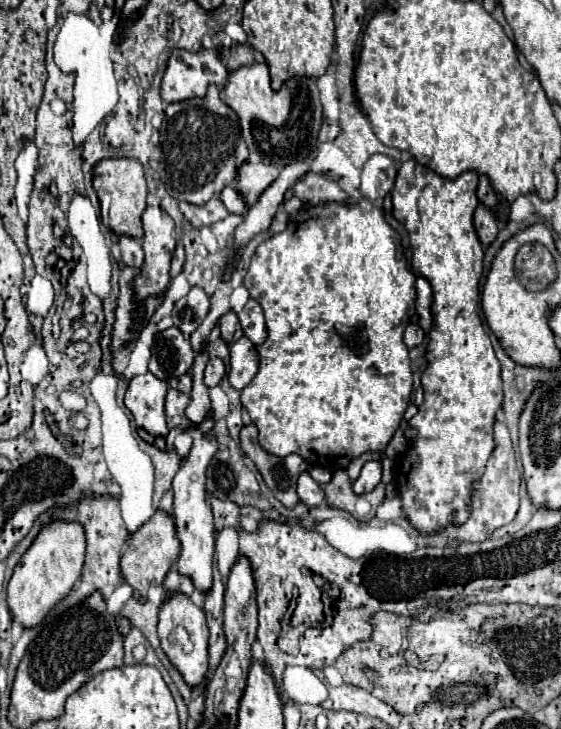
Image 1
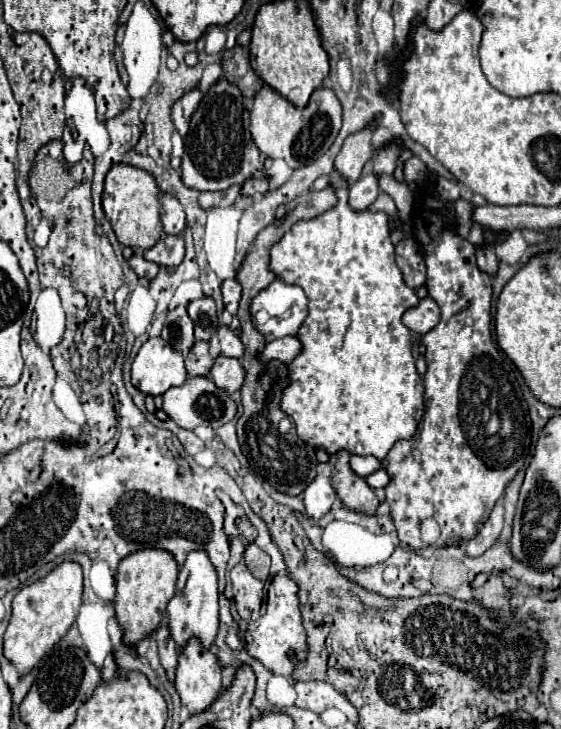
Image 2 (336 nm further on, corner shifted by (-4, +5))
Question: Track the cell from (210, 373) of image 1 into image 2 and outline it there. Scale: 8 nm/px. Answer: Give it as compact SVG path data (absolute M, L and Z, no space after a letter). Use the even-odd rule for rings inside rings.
M220 355L220 357L216 357L216 363L214 363L210 375L212 375L212 381L216 383L216 387L226 389L228 393L234 393L242 387L246 371L238 359Z

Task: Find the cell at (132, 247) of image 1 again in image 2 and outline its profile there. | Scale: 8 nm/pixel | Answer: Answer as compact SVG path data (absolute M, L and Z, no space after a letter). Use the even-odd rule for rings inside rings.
M136 253L132 259L128 259L128 265L136 271L138 277L144 277L144 279L150 279L150 281L158 273L158 265L156 263L148 263L140 253Z

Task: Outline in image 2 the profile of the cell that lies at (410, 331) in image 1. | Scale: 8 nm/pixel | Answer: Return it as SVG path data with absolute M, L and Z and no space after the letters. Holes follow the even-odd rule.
M424 297L418 301L416 307L408 309L404 315L402 315L402 323L418 333L418 335L424 335L428 333L432 327L436 327L436 323L440 321L440 307L436 305L436 301L432 297Z

